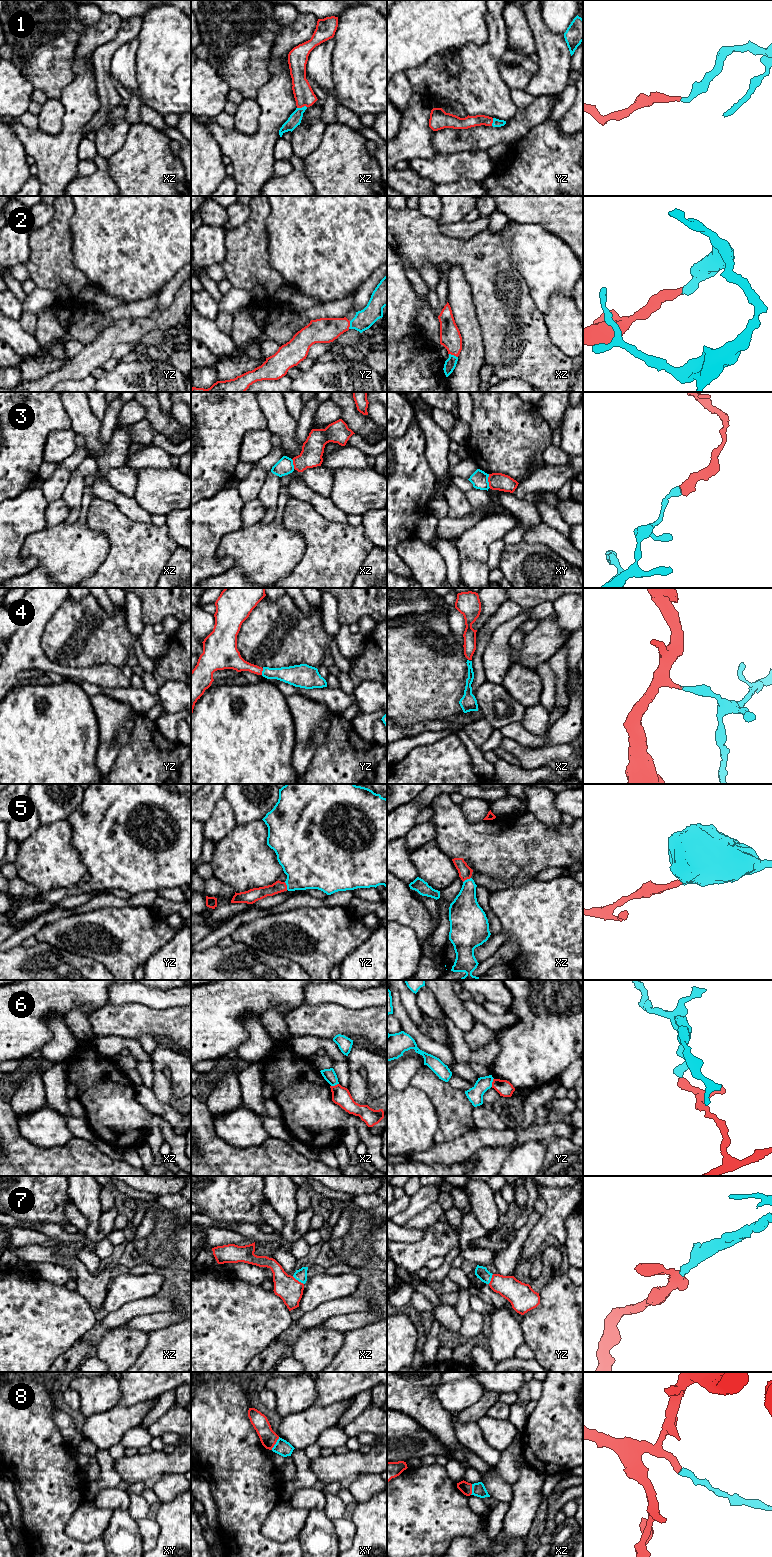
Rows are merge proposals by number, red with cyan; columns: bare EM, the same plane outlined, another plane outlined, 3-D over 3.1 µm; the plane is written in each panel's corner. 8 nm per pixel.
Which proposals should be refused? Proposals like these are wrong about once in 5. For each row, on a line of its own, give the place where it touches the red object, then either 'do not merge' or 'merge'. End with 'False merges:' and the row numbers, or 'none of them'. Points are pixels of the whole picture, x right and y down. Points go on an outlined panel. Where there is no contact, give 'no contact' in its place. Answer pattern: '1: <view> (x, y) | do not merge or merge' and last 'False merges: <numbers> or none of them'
1: xz (301, 107) | merge
2: xz (453, 354) | merge
3: xy (488, 481) | do not merge
4: yz (262, 670) | merge
5: yz (286, 886) | merge
6: yz (492, 1082) | do not merge
7: xz (297, 1280) | merge
8: xy (275, 1443) | do not merge
False merges: 3, 6, 8

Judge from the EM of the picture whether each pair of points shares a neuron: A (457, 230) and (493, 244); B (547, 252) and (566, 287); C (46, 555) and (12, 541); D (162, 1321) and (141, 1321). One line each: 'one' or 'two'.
A: two
B: one
C: two
D: one

